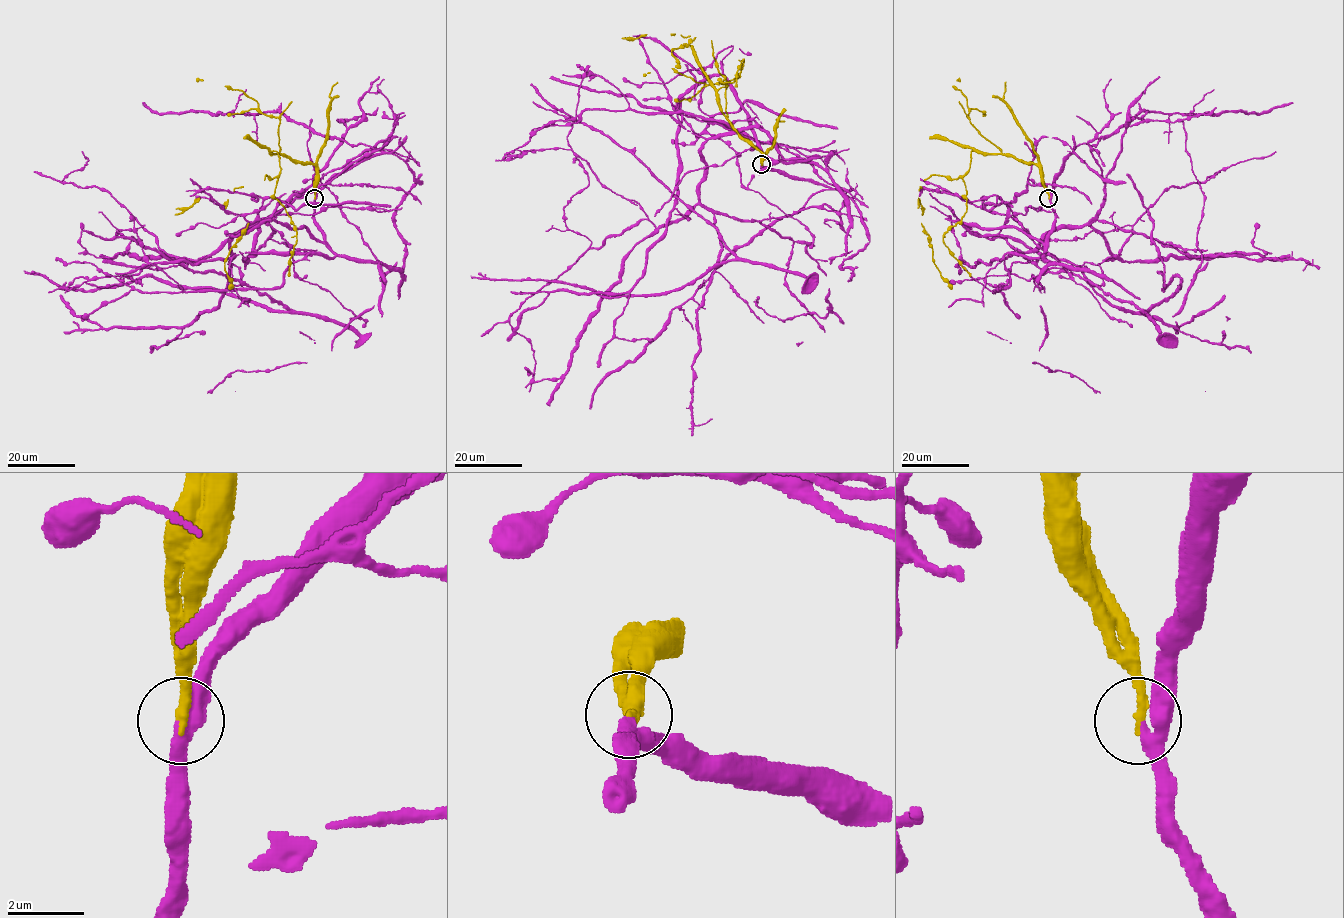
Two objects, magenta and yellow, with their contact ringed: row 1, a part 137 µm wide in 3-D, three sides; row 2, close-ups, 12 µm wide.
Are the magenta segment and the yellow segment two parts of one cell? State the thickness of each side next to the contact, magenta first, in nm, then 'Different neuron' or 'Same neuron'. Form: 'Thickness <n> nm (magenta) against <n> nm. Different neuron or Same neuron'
Thickness 320 nm (magenta) against 280 nm. Same neuron

